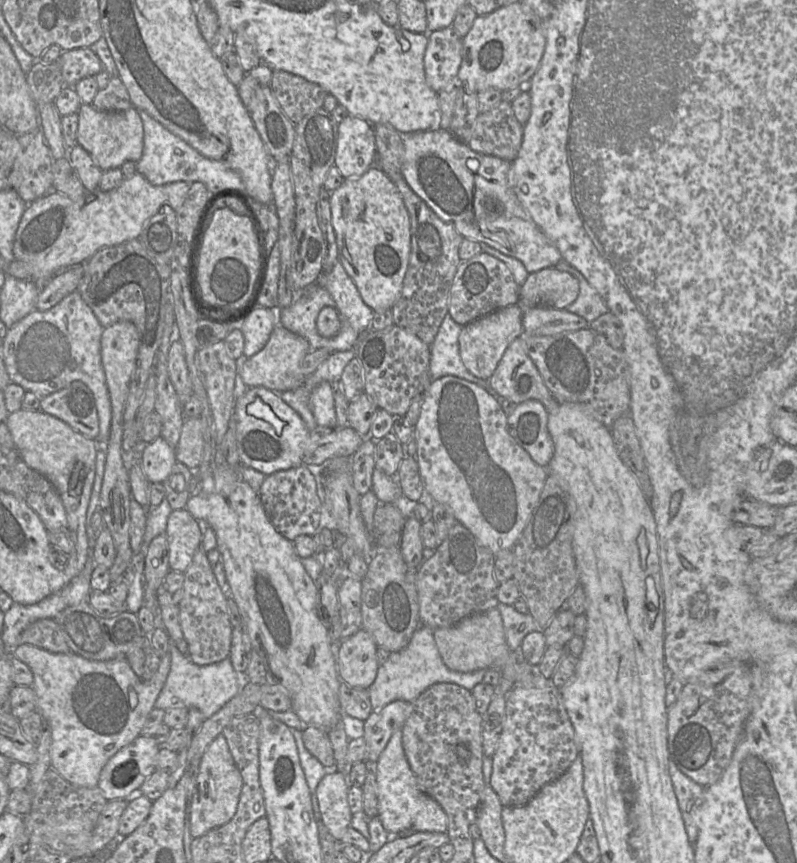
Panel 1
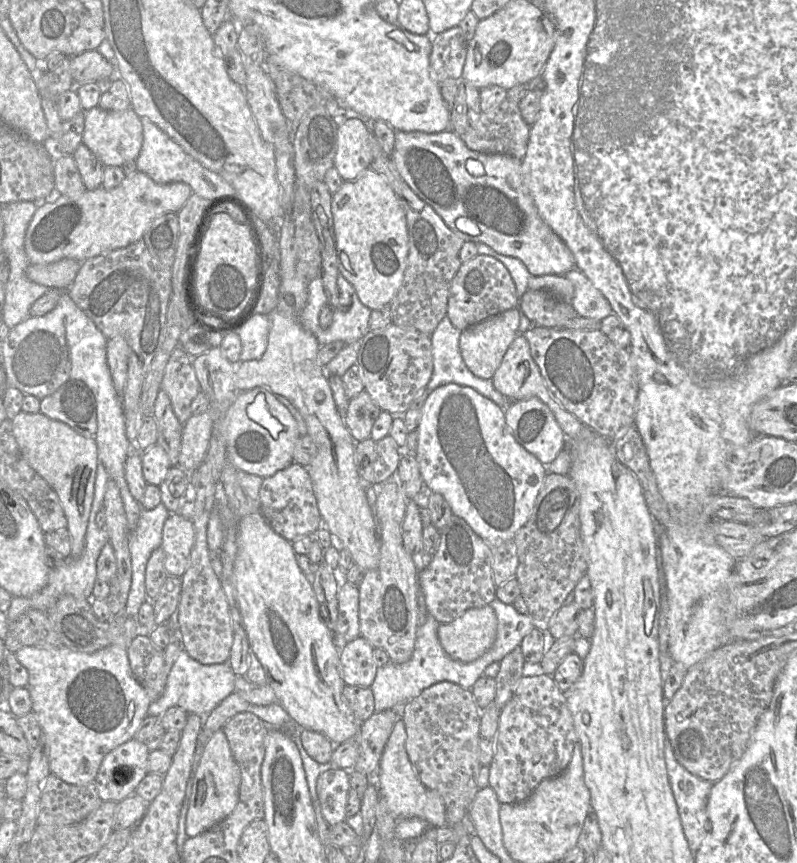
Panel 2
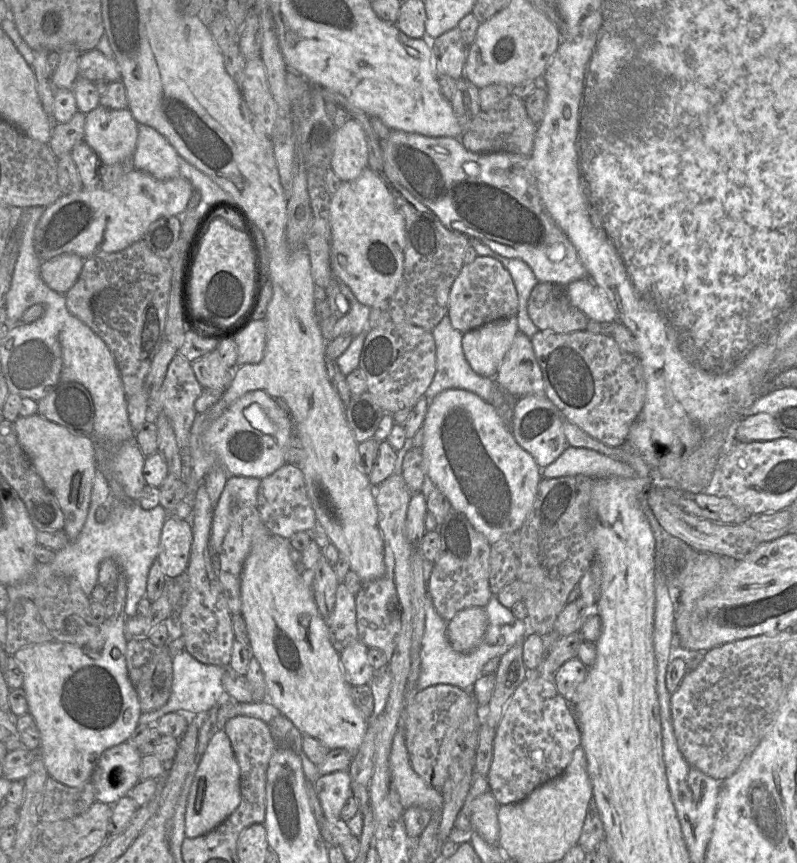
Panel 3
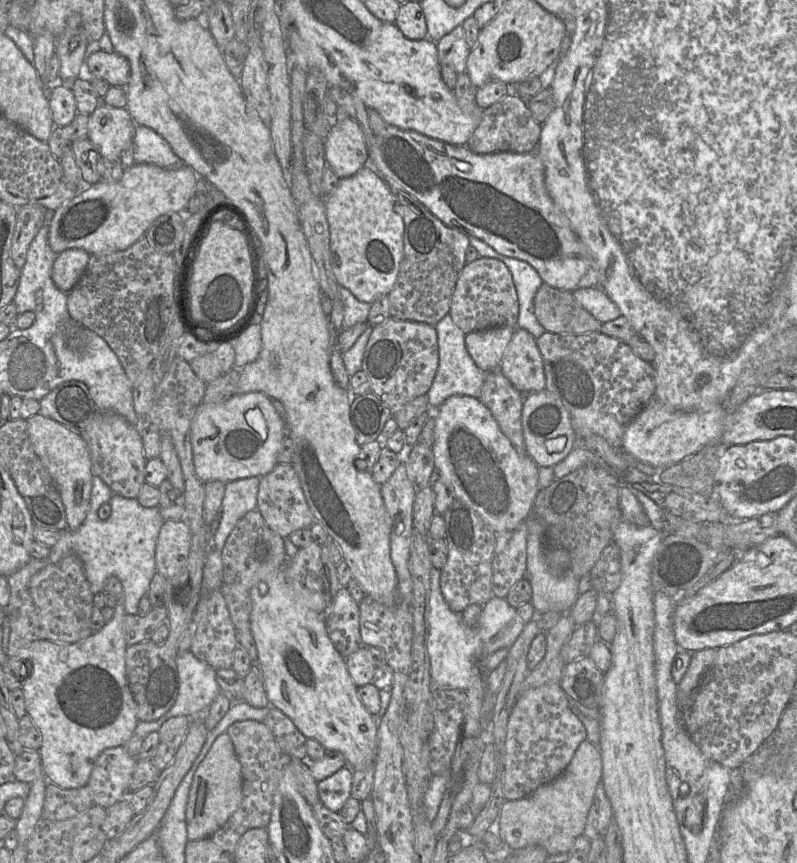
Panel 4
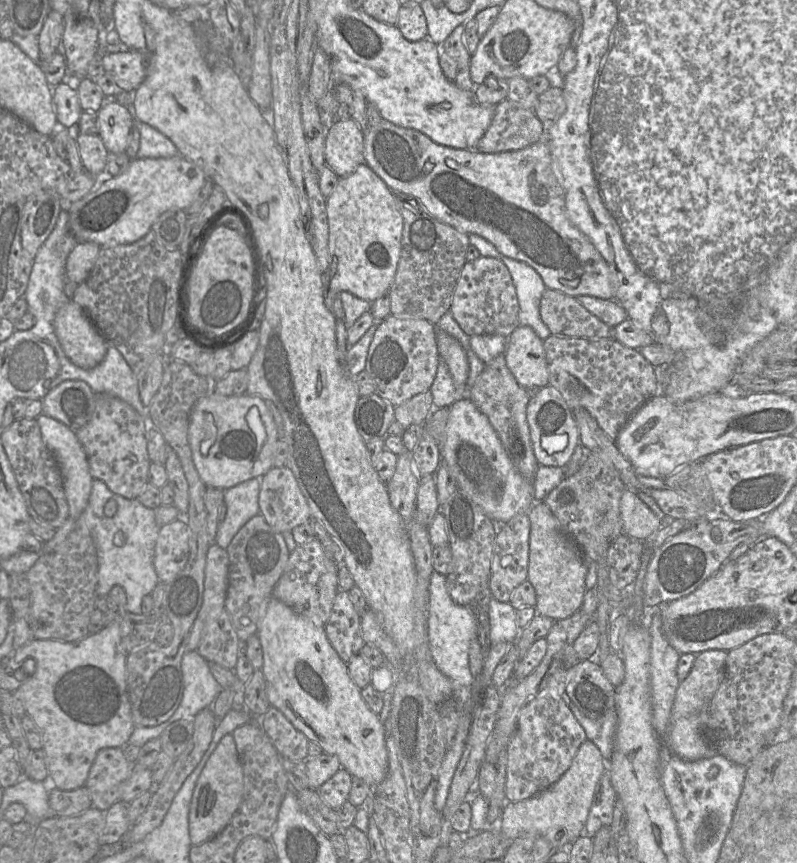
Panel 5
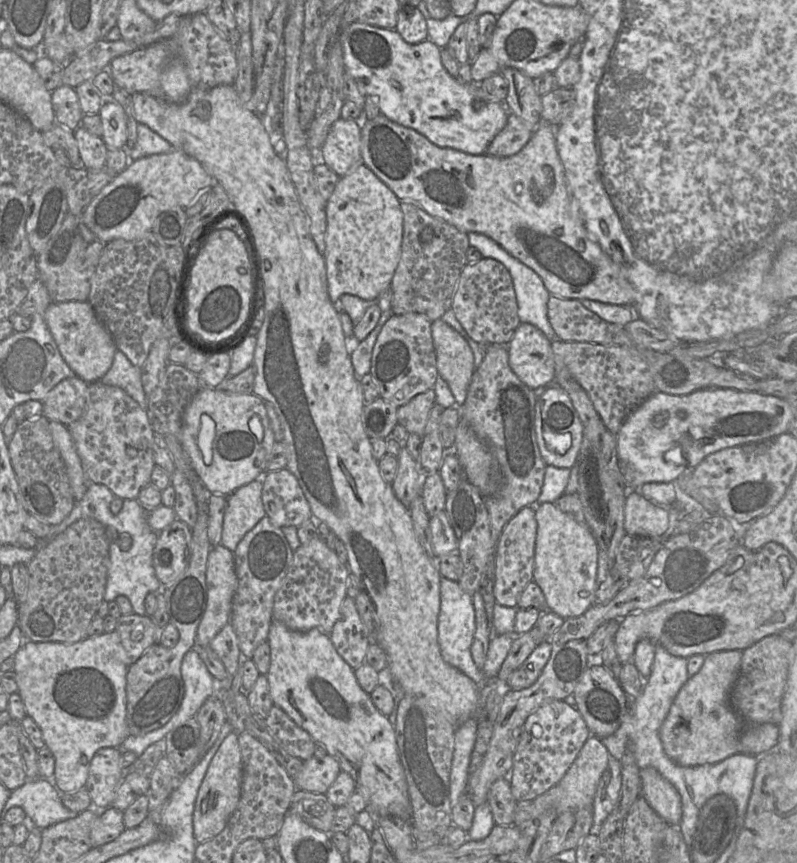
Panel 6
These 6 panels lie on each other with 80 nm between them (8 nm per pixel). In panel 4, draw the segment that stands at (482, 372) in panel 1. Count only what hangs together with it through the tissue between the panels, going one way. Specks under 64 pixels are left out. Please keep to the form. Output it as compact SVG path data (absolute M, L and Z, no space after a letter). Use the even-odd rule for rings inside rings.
M499 326L465 335L466 349L480 370L490 372L499 369L514 330L515 328Z

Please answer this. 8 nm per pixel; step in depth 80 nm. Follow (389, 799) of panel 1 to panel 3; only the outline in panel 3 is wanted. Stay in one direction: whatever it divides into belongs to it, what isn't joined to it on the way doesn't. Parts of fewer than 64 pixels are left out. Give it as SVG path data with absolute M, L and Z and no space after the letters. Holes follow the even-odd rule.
M399 728L394 735L389 765L391 784L405 809L419 806L433 812L441 811L442 794L427 785L412 768L403 728Z

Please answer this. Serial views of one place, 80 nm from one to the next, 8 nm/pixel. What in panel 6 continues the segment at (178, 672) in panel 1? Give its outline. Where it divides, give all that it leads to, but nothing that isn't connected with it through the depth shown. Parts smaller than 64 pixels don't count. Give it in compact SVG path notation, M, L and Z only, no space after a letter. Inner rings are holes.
M195 649L189 650L182 659L181 674L184 697L178 711L171 717L181 722L196 717L204 702L216 693L219 682L208 671Z

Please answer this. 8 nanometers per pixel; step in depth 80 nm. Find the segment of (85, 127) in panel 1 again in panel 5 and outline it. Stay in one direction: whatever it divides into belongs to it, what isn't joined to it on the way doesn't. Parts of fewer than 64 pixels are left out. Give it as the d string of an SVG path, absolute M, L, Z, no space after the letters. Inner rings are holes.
M118 102L102 105L97 111L98 135L108 152L124 152L132 128L128 109Z

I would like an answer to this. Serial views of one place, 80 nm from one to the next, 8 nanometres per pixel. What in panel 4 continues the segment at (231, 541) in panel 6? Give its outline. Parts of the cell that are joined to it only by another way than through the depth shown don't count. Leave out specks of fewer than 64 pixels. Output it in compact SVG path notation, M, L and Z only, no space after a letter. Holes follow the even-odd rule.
M242 478L226 483L219 524L211 538L212 548L221 552L237 522L249 511L257 509L260 478Z

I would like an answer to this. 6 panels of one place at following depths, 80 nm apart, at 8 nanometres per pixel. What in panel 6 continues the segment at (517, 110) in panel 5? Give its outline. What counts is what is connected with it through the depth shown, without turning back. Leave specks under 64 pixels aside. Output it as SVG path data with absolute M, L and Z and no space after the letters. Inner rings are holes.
M509 112L506 125L493 138L486 154L493 157L508 157L518 153L531 139L533 131L517 115Z

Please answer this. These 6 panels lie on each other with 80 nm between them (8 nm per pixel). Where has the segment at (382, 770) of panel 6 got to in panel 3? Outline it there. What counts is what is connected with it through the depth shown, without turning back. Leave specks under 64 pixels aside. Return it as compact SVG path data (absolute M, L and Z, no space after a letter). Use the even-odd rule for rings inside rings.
M272 535L264 544L254 544L247 556L241 579L241 614L249 635L251 652L261 666L267 686L267 700L303 734L322 742L330 750L343 748L353 755L363 742L366 719L355 706L338 653L330 642L327 622L321 616L298 567L290 557L289 539Z

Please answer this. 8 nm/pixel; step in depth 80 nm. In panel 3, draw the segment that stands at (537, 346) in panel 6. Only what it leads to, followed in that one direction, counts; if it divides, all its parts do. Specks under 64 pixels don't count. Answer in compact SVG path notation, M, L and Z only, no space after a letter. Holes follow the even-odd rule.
M521 332L516 335L494 381L496 386L514 397L528 394L545 396L544 378L531 338Z

